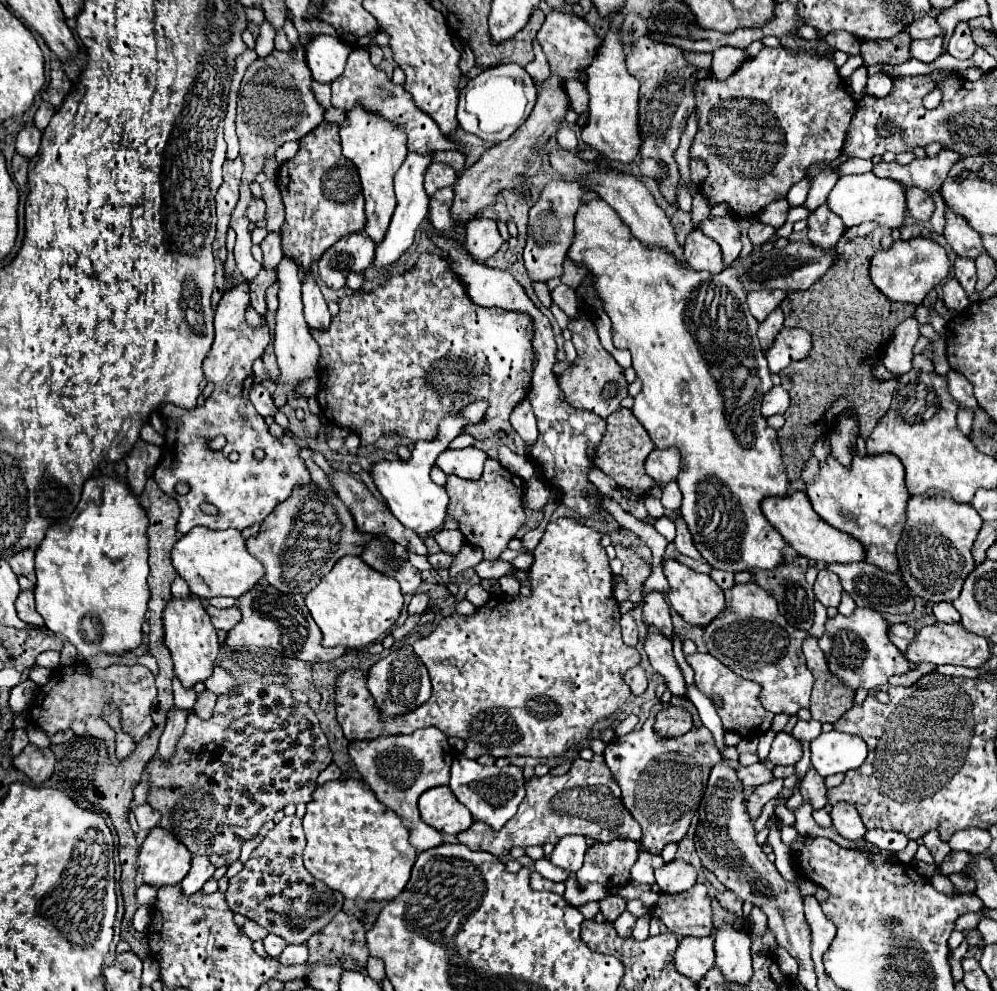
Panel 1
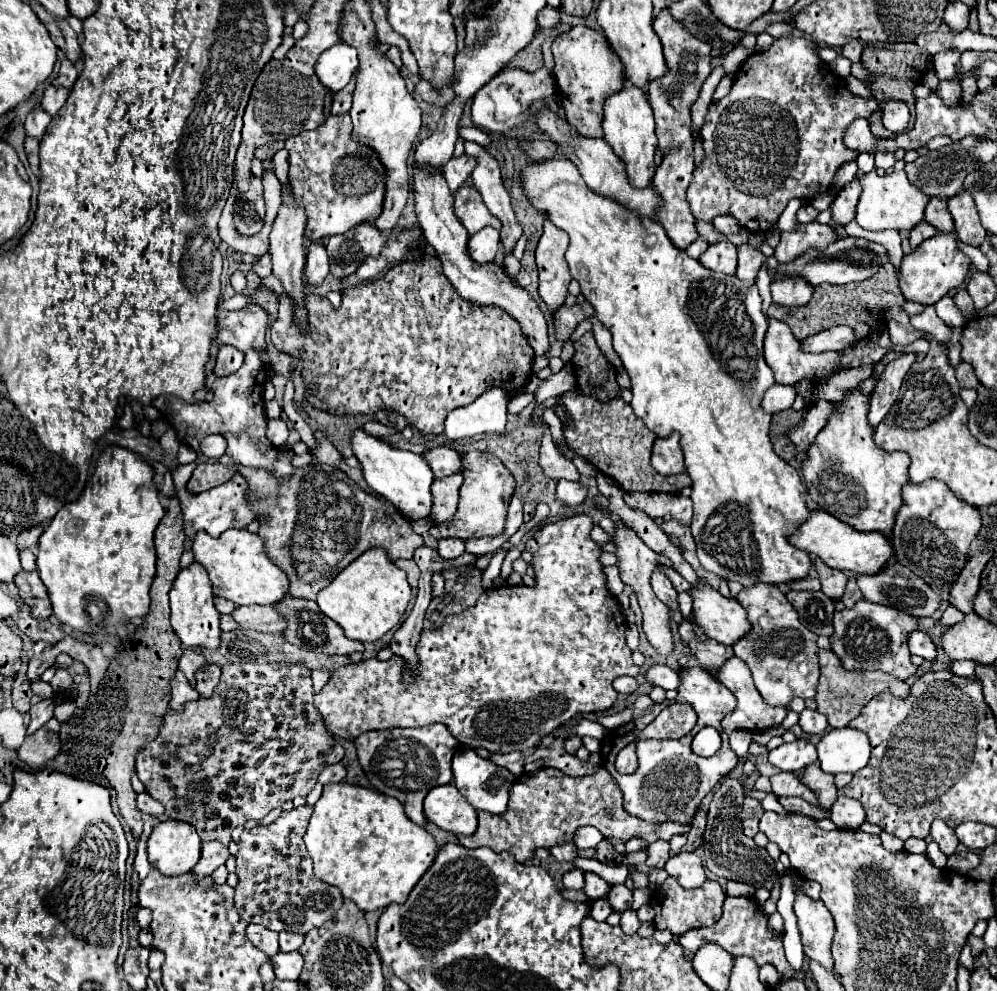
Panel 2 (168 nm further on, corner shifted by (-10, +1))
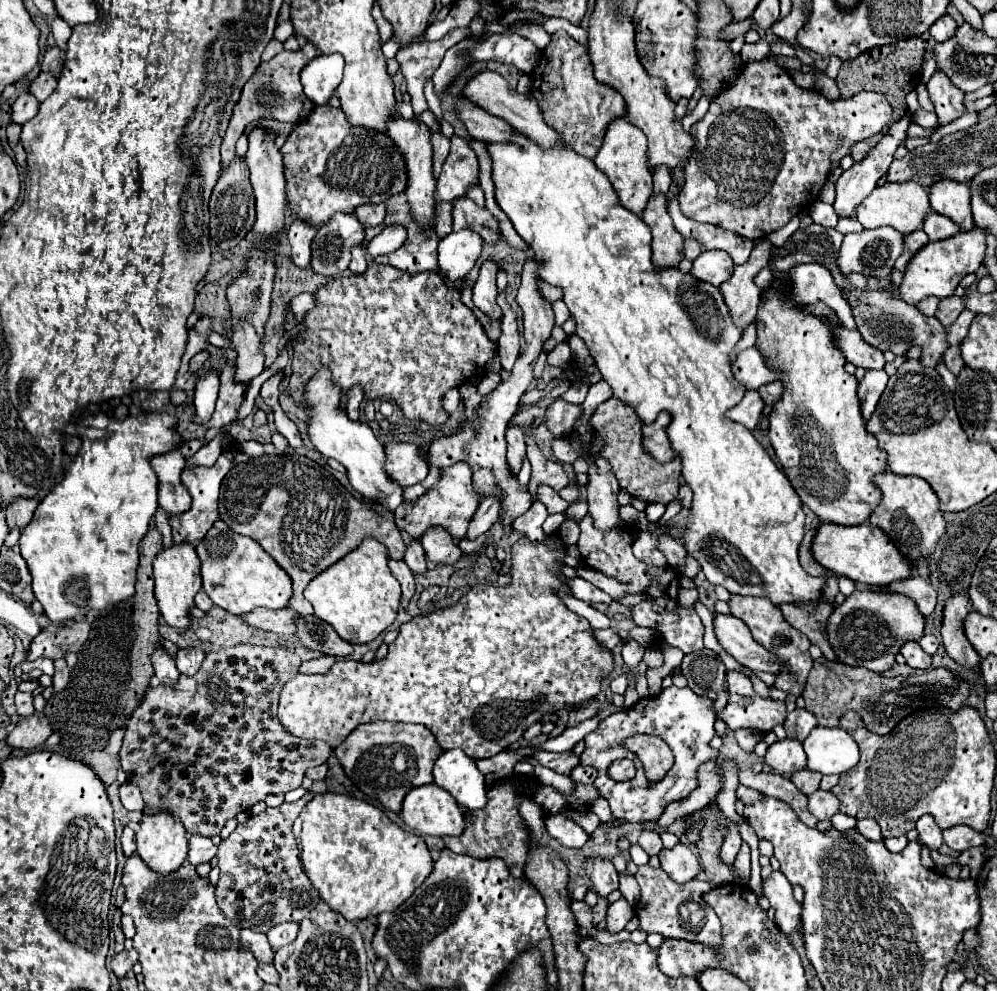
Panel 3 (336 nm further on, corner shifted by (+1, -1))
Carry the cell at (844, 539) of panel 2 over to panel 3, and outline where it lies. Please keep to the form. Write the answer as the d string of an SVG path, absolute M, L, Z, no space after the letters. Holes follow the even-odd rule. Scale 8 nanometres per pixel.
M869 522L861 526L821 524L813 540L813 556L823 564L823 568L835 572L837 576L847 576L853 582L861 582L867 586L883 588L893 580L905 580L905 576L911 576L909 560L901 556L901 552L885 536L885 532L881 532L877 526L871 526Z

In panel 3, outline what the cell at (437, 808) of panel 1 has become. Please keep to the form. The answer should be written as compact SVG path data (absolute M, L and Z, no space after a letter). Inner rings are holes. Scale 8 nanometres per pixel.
M437 784L413 788L403 800L401 818L409 828L431 836L461 836L465 830L463 810Z

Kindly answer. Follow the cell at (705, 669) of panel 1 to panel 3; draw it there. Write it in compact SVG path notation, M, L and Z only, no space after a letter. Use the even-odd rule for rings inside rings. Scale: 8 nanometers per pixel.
M741 672L727 674L729 702L721 710L719 718L731 728L753 728L759 732L771 732L773 726L785 722L785 702L763 698L753 690L751 680Z

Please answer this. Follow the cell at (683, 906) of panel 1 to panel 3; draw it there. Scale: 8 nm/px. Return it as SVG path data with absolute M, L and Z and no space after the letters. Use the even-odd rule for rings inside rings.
M649 864L639 866L635 878L641 886L641 898L635 908L641 930L657 932L665 938L683 938L689 942L699 942L699 944L711 946L715 950L721 946L719 918L703 898L709 890L713 890L709 882L695 878L685 884L677 884L661 868L651 868Z

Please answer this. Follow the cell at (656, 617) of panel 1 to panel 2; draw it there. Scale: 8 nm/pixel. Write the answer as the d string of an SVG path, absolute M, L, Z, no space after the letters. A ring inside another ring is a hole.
M654 570L654 574L652 574L652 590L654 590L654 594L664 604L670 606L670 610L676 610L678 608L678 592L674 590L672 582L660 570Z

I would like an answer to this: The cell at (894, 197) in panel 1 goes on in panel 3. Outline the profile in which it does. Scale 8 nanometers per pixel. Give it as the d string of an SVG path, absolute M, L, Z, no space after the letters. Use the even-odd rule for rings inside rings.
M915 180L909 182L901 182L901 184L883 184L879 188L875 188L859 206L857 206L857 220L861 222L863 228L873 230L879 226L891 226L895 230L899 230L903 236L907 236L909 232L915 232L923 226L925 216L929 214L931 206L929 206L929 192L917 184Z

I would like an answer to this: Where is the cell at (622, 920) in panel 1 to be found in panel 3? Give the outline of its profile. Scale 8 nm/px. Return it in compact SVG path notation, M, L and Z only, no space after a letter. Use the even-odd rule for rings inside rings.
M621 896L617 902L613 902L609 906L609 912L607 912L607 930L613 932L613 934L621 932L631 918L633 918L633 908Z

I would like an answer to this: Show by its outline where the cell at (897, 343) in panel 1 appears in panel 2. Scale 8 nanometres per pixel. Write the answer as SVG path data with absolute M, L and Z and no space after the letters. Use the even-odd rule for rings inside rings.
M914 352L900 354L898 358L888 362L884 374L880 376L880 380L878 380L876 388L874 388L874 396L872 396L872 402L870 402L868 422L870 422L872 428L876 428L884 420L884 416L890 410L890 406L896 402L898 390L902 386L902 380L904 380L906 372L910 370L910 366L914 362L916 362L916 354Z

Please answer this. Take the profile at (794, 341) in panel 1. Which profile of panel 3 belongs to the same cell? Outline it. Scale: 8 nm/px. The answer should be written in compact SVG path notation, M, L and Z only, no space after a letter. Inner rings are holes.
M841 326L837 330L837 346L845 352L847 362L851 362L857 368L883 370L885 366L883 354L877 348L871 348L869 344L865 344L865 340L857 330L849 330Z

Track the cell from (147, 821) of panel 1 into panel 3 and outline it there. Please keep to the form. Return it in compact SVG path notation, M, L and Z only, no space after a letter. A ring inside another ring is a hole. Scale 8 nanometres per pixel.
M125 782L119 788L119 798L121 798L121 804L127 810L143 810L145 808L145 802L141 798L141 792L139 792L137 784L133 784L133 782Z

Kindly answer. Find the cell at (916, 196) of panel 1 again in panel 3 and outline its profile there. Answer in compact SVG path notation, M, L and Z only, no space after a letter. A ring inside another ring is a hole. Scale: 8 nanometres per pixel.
M931 212L925 222L923 222L923 230L925 234L929 236L931 242L937 242L937 240L945 240L945 238L951 238L959 232L957 224L953 220L949 220L947 216L941 216L937 212Z

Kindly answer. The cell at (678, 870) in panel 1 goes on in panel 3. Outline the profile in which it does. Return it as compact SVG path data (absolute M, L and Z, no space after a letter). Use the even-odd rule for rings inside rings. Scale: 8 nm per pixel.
M675 844L673 848L663 848L661 854L661 868L669 874L671 880L675 880L677 884L685 884L689 880L693 880L697 876L697 872L701 870L697 856L691 852L689 846L685 844Z

